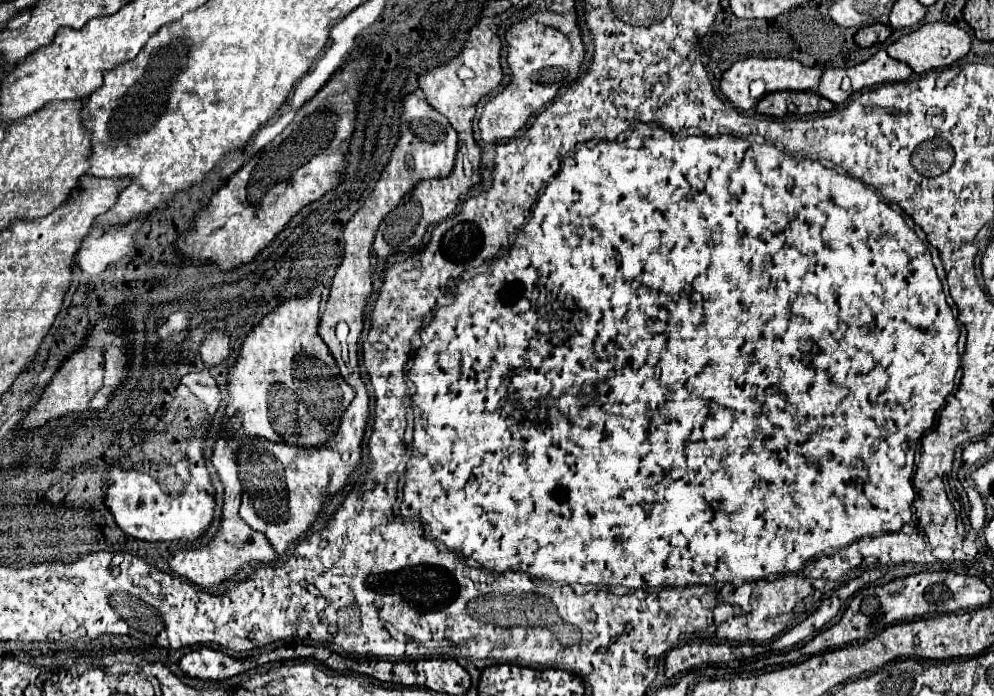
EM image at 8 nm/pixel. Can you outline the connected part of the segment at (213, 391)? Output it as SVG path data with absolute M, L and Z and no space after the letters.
M202 369L202 371L194 371L194 373L188 373L182 377L182 383L198 397L206 403L208 407L208 413L210 415L216 415L218 407L220 407L220 389L214 381L214 377L208 373L208 369Z

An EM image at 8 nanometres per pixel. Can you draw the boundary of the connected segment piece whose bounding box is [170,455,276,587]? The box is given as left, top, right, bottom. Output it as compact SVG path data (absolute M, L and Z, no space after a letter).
M214 457L214 467L224 483L224 519L220 523L220 531L214 537L214 541L208 547L202 549L184 549L180 553L176 553L170 559L170 567L184 579L188 579L194 585L200 587L218 587L222 581L228 581L232 577L238 575L238 571L244 565L250 563L272 563L276 559L276 551L272 547L272 543L268 541L266 535L254 531L252 527L248 527L242 517L238 515L240 509L240 499L242 499L242 483L238 479L238 471L236 465L228 463L228 457Z

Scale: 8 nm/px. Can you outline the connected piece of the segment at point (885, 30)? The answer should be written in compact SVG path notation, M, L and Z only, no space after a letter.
M868 25L868 27L862 27L856 35L854 35L854 41L856 45L860 47L872 47L876 43L884 43L888 37L892 35L892 29L888 25Z

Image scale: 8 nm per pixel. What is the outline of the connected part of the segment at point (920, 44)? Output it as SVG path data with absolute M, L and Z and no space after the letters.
M926 23L920 29L912 31L910 35L900 37L896 43L892 43L888 47L888 53L894 59L908 63L912 67L912 71L918 75L938 69L938 67L952 65L954 61L962 59L968 51L970 51L970 35L964 29L960 29L956 25L948 25L948 23Z

